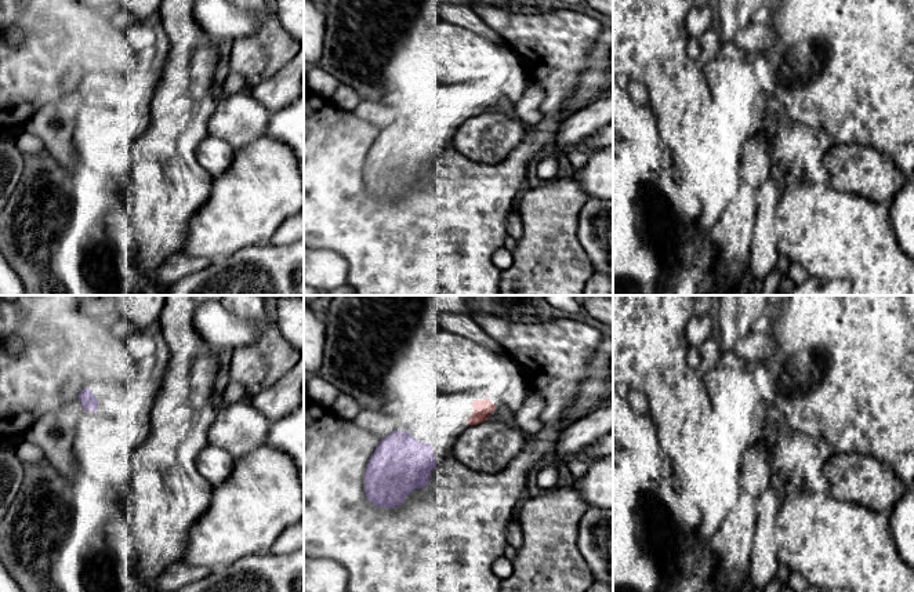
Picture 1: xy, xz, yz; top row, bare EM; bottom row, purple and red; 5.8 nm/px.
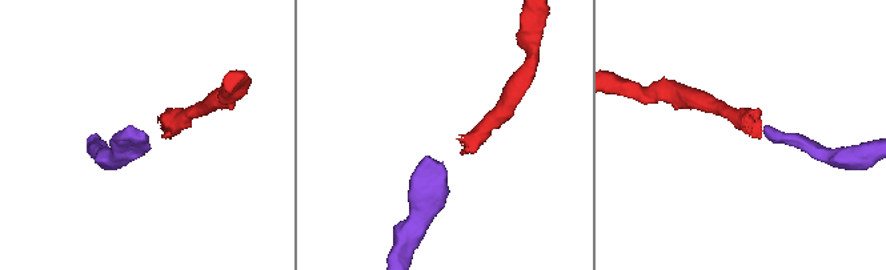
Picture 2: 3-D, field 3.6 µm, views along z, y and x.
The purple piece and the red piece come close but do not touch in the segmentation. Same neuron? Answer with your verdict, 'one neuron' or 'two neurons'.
one neuron

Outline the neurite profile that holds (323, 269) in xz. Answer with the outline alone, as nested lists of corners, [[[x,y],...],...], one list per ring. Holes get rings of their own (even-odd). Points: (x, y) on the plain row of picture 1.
[[[304,246],[304,284],[319,291],[331,291],[348,284],[348,262],[329,250]]]

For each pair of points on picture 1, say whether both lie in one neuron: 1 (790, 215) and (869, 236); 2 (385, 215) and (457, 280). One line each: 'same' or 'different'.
1: same
2: same

